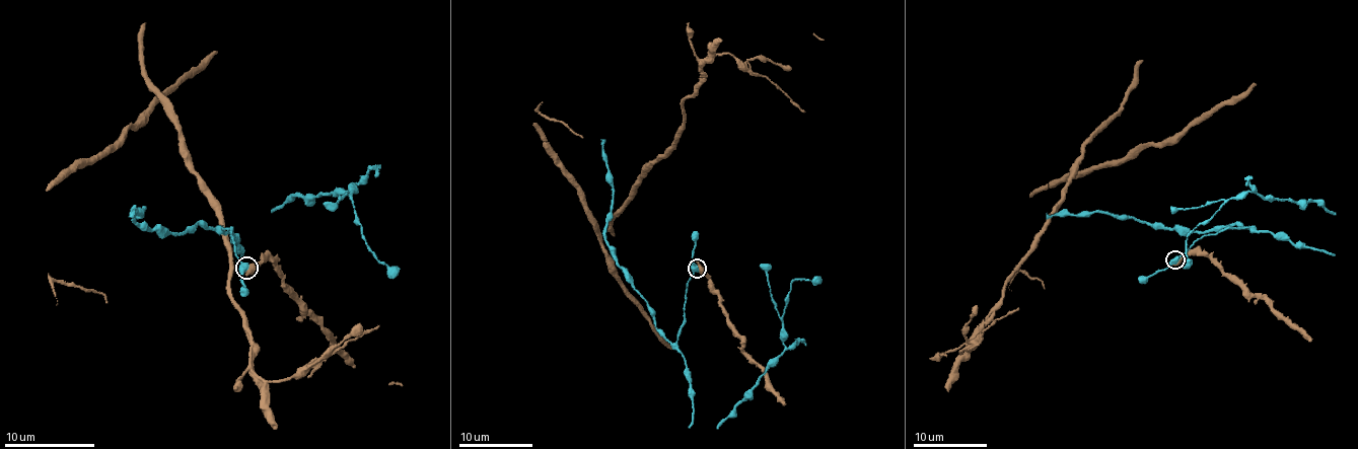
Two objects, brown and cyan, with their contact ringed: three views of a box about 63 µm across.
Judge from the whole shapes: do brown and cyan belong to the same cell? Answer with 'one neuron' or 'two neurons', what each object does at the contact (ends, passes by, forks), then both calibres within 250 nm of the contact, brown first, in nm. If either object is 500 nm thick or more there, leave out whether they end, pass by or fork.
one neuron; calibres 460 and 500 nm

